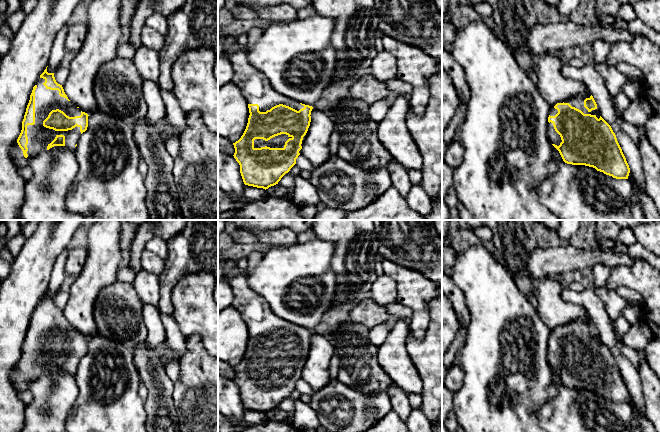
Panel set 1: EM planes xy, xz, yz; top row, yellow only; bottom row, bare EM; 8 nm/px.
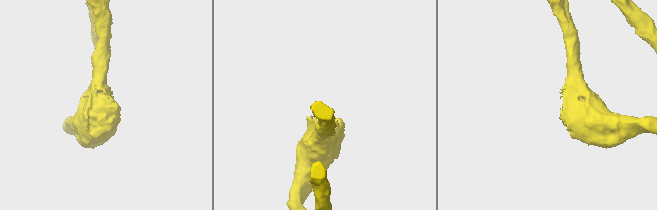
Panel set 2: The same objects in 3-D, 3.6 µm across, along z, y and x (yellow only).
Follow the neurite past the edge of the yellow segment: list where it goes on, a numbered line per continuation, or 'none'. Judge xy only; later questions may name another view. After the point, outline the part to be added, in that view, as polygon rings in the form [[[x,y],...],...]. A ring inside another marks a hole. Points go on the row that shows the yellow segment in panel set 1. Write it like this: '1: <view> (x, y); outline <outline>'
1: xy (46, 100); outline [[[39,78],[35,90],[35,124],[27,126],[27,154],[25,158],[22,149],[17,141],[11,148],[11,157],[17,167],[28,165],[31,157],[47,150],[47,146],[55,139],[57,135],[65,136],[65,146],[75,150],[81,132],[80,127],[75,127],[68,131],[55,131],[43,126],[43,121],[48,117],[52,110],[59,109],[69,117],[80,116],[80,109],[71,101],[59,95],[58,90],[47,89],[43,83],[45,79]]]

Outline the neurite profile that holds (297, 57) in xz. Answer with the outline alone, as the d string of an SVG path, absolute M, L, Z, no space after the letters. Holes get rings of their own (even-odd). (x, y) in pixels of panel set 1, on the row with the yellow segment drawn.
M319 15L304 20L274 23L263 31L258 42L246 50L248 62L262 73L279 94L313 106L332 81L337 66L331 44L334 21Z

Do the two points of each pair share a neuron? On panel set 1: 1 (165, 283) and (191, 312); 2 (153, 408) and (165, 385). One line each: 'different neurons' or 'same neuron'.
1: different neurons
2: same neuron

